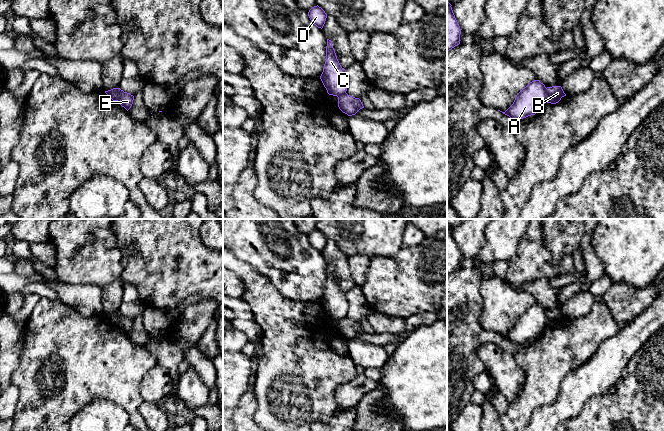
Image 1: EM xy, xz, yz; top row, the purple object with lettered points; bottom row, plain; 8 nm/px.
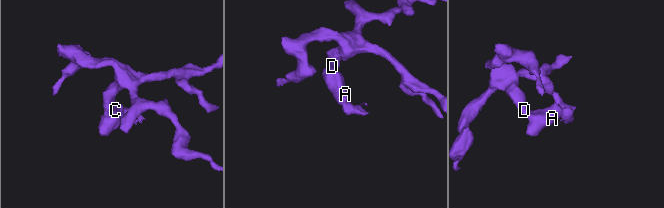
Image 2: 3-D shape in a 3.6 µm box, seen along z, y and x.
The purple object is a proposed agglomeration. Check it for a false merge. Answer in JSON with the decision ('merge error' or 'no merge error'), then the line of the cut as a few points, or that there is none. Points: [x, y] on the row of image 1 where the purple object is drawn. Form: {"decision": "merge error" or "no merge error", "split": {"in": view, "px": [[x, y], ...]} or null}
{"decision": "merge error", "split": {"in": "yz", "px": [[545, 88], [546, 101]]}}

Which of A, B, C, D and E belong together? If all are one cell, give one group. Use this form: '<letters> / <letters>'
A C D / B E

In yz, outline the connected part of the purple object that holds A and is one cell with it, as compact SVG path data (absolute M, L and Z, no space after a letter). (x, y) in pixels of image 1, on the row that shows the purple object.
M539 80L530 82L515 97L513 104L503 114L519 120L535 115L547 99L546 87Z

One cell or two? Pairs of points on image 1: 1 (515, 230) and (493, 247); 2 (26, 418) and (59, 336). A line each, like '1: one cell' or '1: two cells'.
1: one cell
2: one cell

